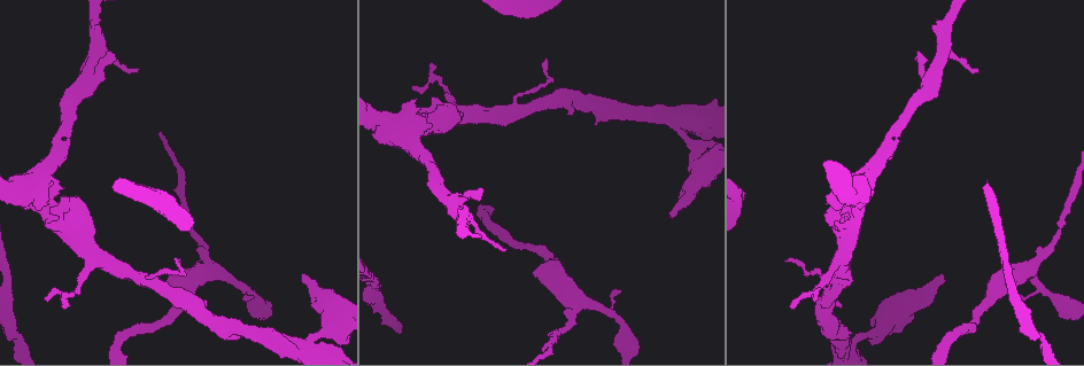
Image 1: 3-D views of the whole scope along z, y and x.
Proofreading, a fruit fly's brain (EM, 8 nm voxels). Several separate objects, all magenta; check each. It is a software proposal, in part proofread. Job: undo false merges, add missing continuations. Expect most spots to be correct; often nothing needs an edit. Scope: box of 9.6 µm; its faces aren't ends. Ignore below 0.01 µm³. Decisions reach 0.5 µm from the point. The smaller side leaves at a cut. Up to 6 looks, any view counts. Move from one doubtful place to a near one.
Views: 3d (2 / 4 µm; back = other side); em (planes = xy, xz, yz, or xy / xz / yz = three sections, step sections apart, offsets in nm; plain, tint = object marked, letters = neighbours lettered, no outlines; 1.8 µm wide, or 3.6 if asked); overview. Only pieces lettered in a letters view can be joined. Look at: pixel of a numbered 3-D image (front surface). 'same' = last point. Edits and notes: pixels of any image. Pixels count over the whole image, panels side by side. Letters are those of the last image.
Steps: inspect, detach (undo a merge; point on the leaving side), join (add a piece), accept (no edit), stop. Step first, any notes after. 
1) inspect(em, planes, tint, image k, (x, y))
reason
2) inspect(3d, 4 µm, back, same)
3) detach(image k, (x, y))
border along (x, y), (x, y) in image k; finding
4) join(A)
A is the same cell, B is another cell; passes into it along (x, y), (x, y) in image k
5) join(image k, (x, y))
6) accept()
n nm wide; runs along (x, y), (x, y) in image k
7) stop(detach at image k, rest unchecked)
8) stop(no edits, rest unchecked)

inspect(3d, 4 µm, back, image 1, (669, 216))
thick end

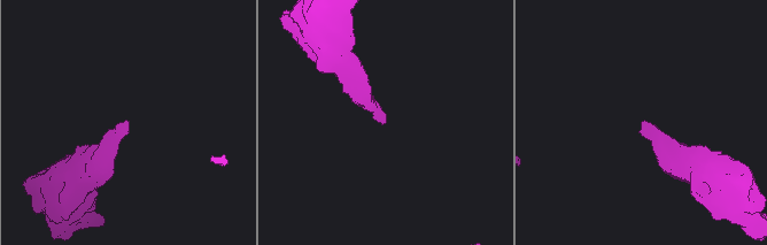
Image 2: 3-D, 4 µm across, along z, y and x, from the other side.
inspect(em, xy, step 8, letters, image 2, (124, 127))
shape alone is not enough

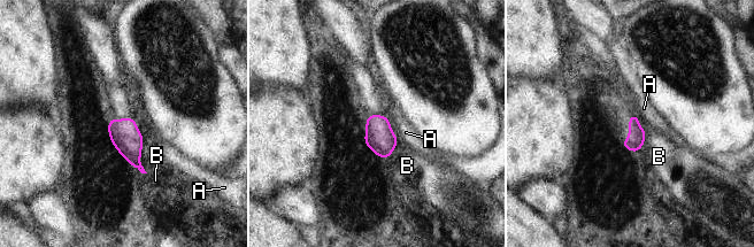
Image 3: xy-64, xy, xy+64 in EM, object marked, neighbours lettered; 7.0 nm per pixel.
inspect(em, yz, step 16, letters, same)

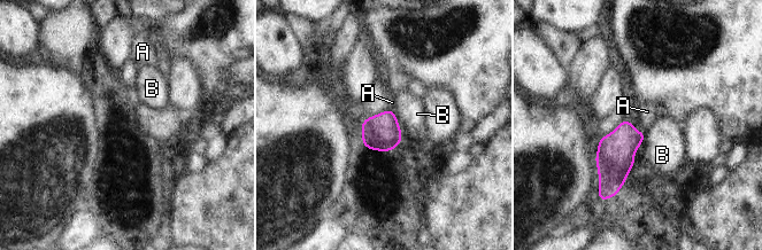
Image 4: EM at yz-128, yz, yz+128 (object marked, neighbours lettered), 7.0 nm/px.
accept()
B touches over 170 nm; A and B are other cells; border along (391, 109), (401, 130) in image 4; none of them fits

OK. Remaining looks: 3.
inspect(em, 3.6 µm, planes, letters, image 1, (253, 297))
free end

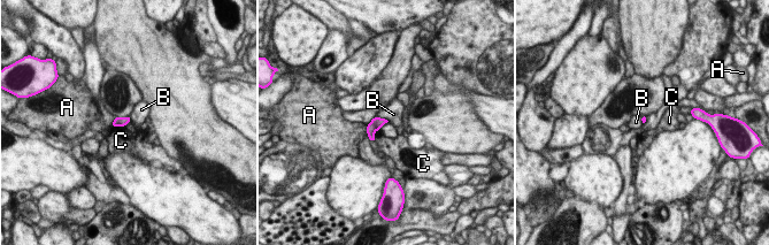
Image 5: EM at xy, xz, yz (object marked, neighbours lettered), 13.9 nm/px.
accept()
A, B and C are other cells; border along (377, 116), (385, 117), (389, 121) in image 5; none of them fits

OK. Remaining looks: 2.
inspect(em, xz, step 4, tint, image 1, (475, 191))
branch stops here

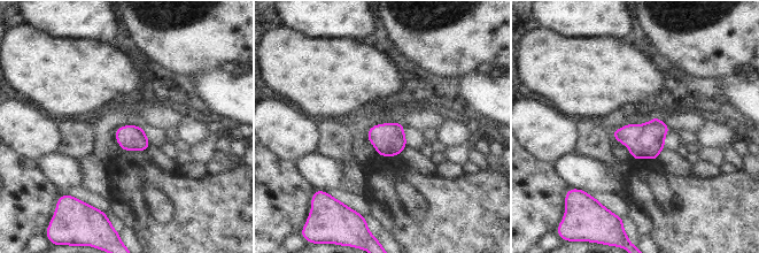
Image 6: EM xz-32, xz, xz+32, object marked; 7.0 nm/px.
inspect(em, planes, letters, same)

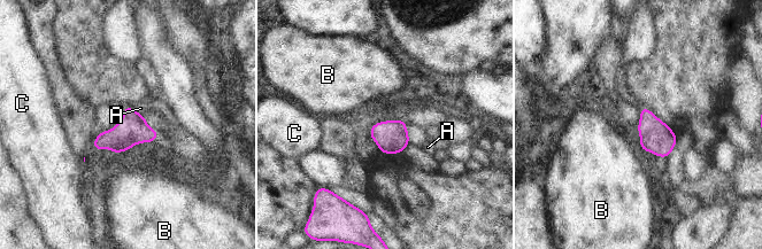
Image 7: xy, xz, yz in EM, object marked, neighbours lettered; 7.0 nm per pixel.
accept()
A touches over 130 nm; A, B and C are other cells; border along (130, 106), (145, 116) in image 7; no lettered piece goes on from it

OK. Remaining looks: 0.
stop(no edits, rest unchecked)

